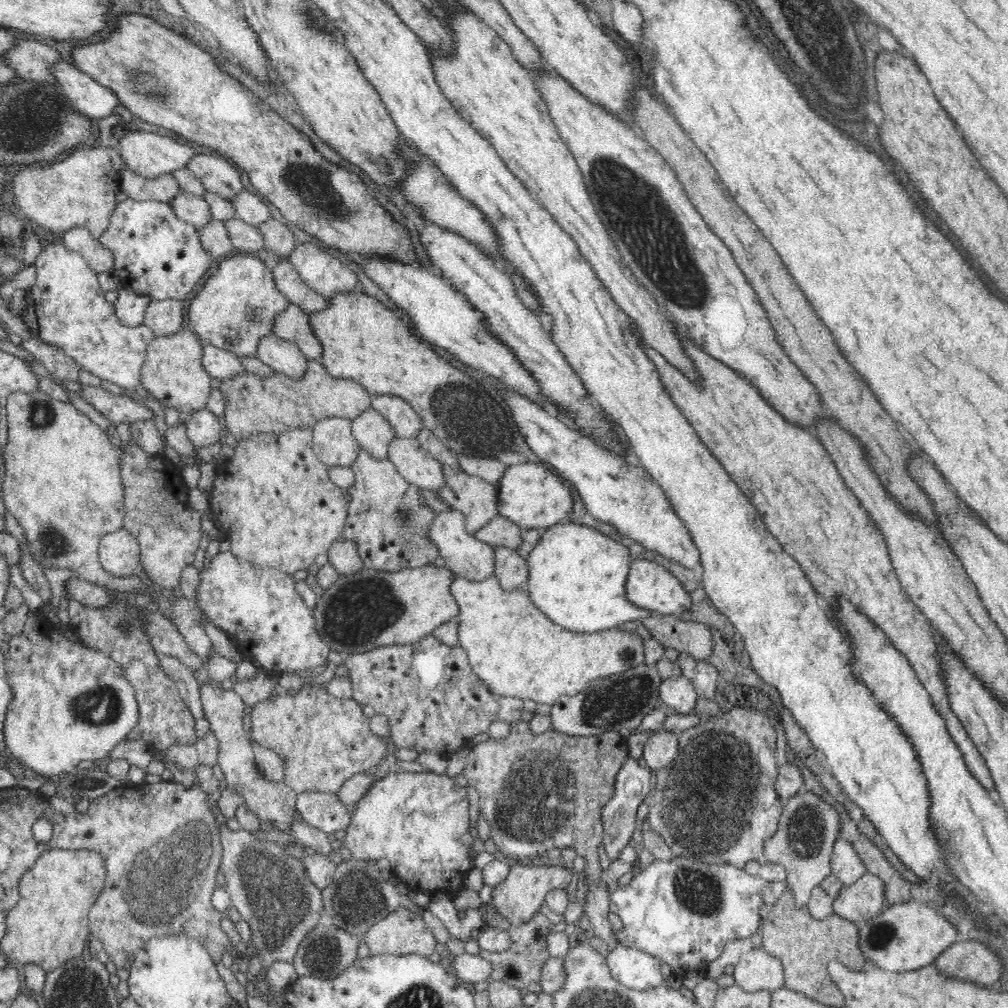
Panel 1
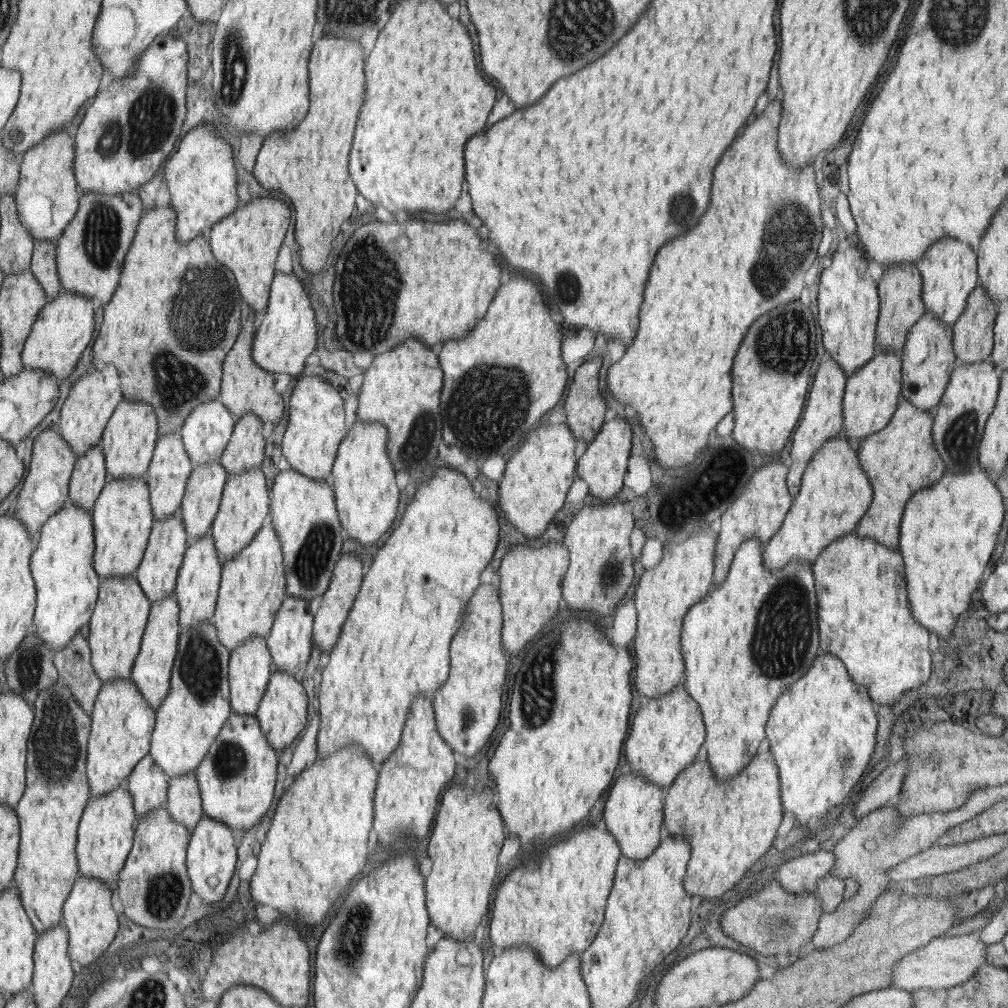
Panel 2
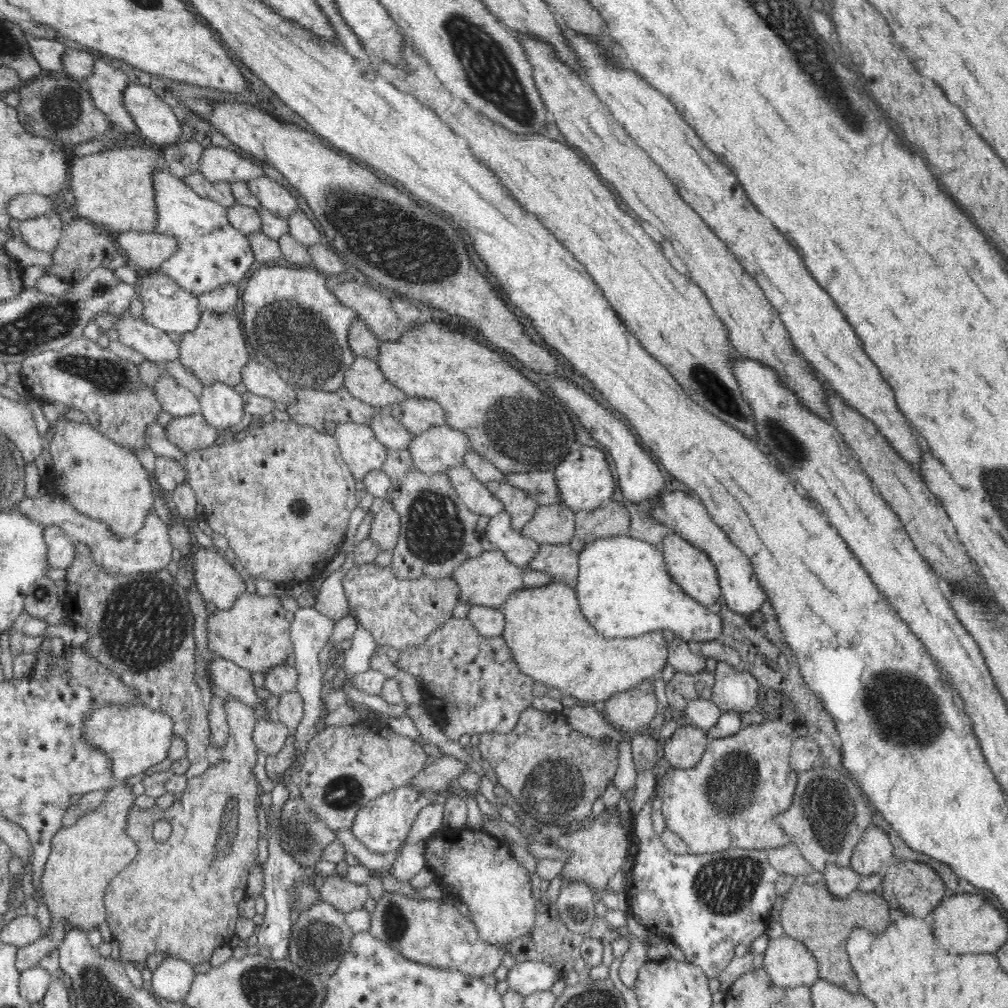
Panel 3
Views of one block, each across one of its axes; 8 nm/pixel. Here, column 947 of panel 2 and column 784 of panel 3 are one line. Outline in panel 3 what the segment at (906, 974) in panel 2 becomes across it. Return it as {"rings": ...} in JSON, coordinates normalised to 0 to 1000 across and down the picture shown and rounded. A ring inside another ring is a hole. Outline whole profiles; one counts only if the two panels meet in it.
{"rings":[[[764,931],[757,959],[772,979],[804,978],[813,971],[813,962],[803,940],[789,931]]]}

